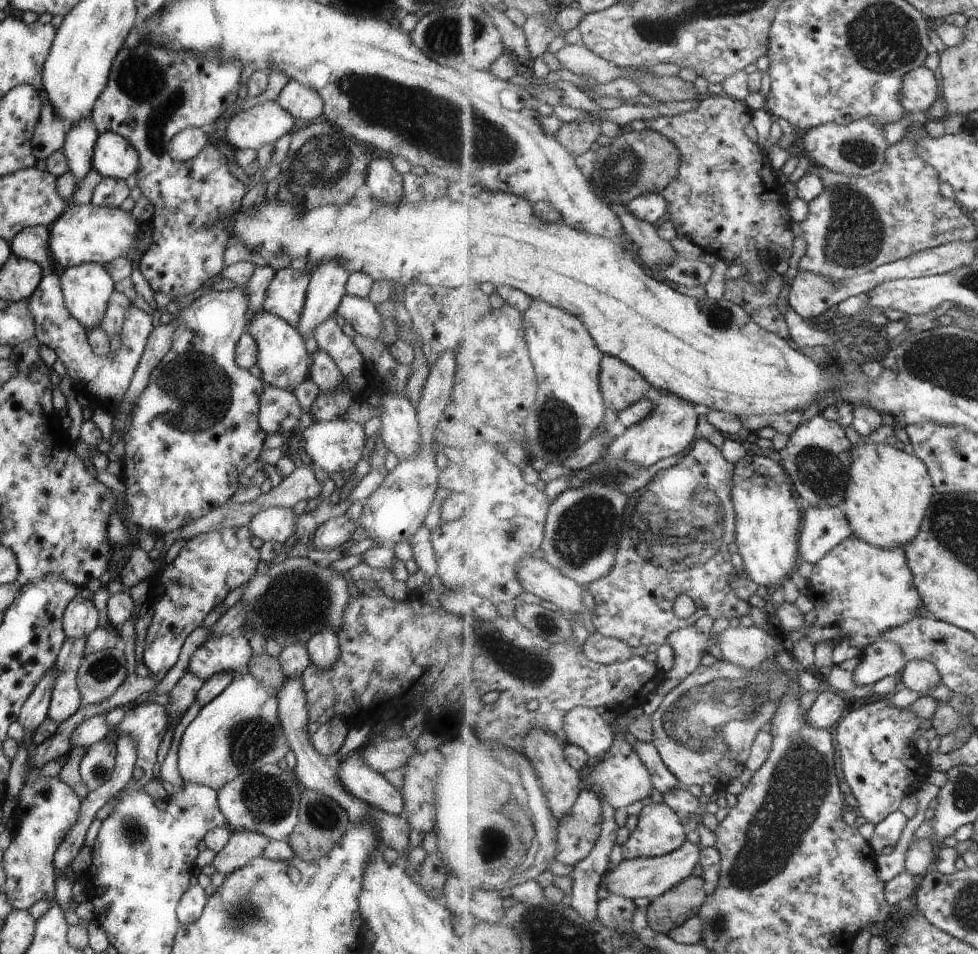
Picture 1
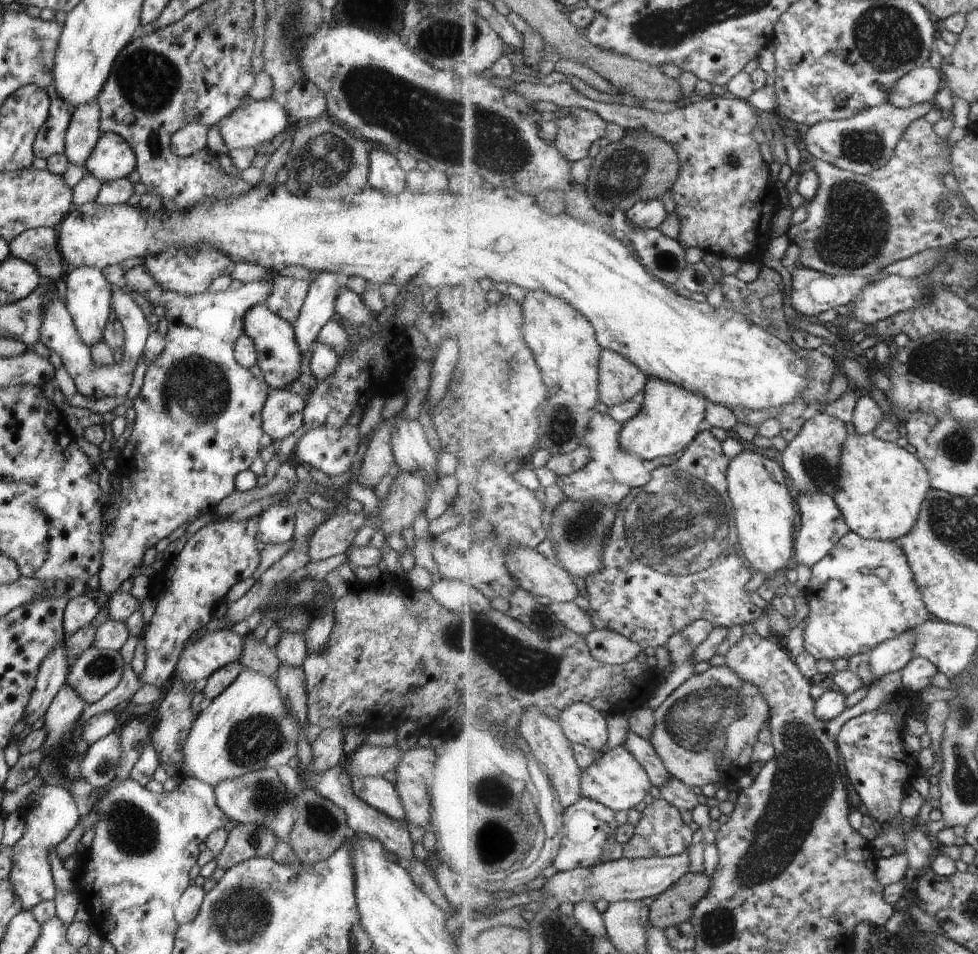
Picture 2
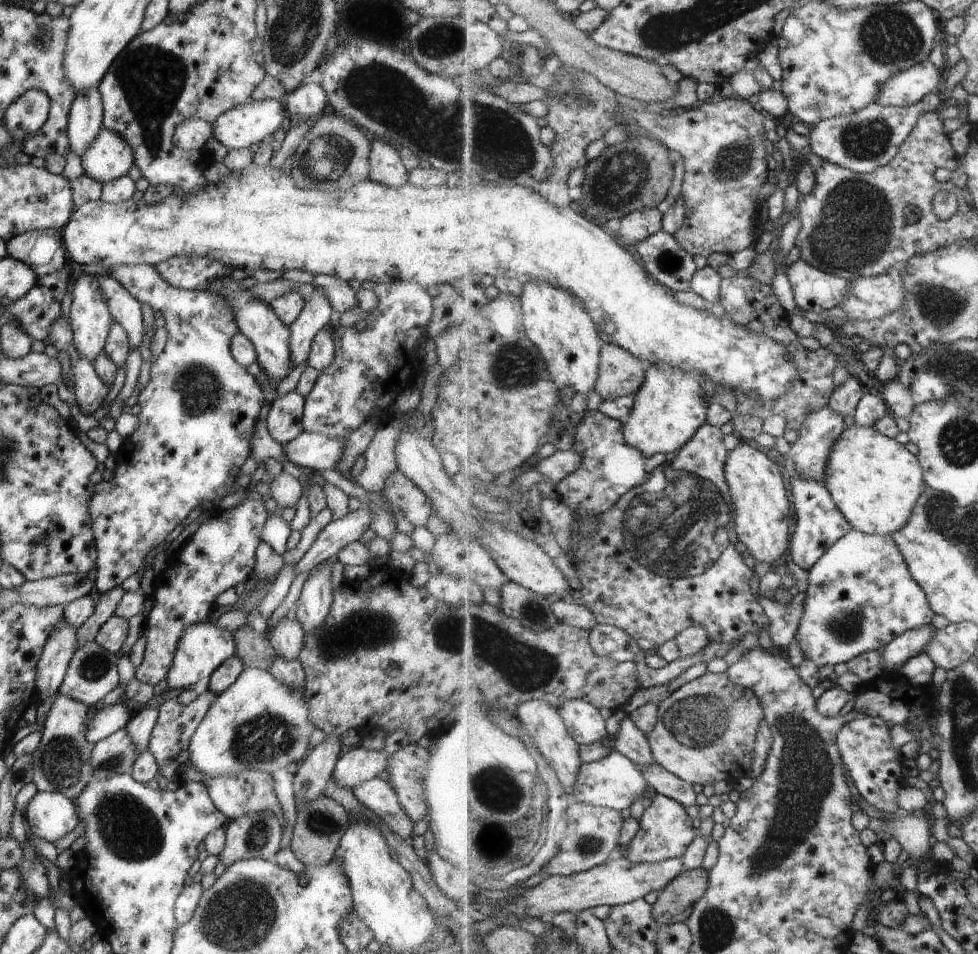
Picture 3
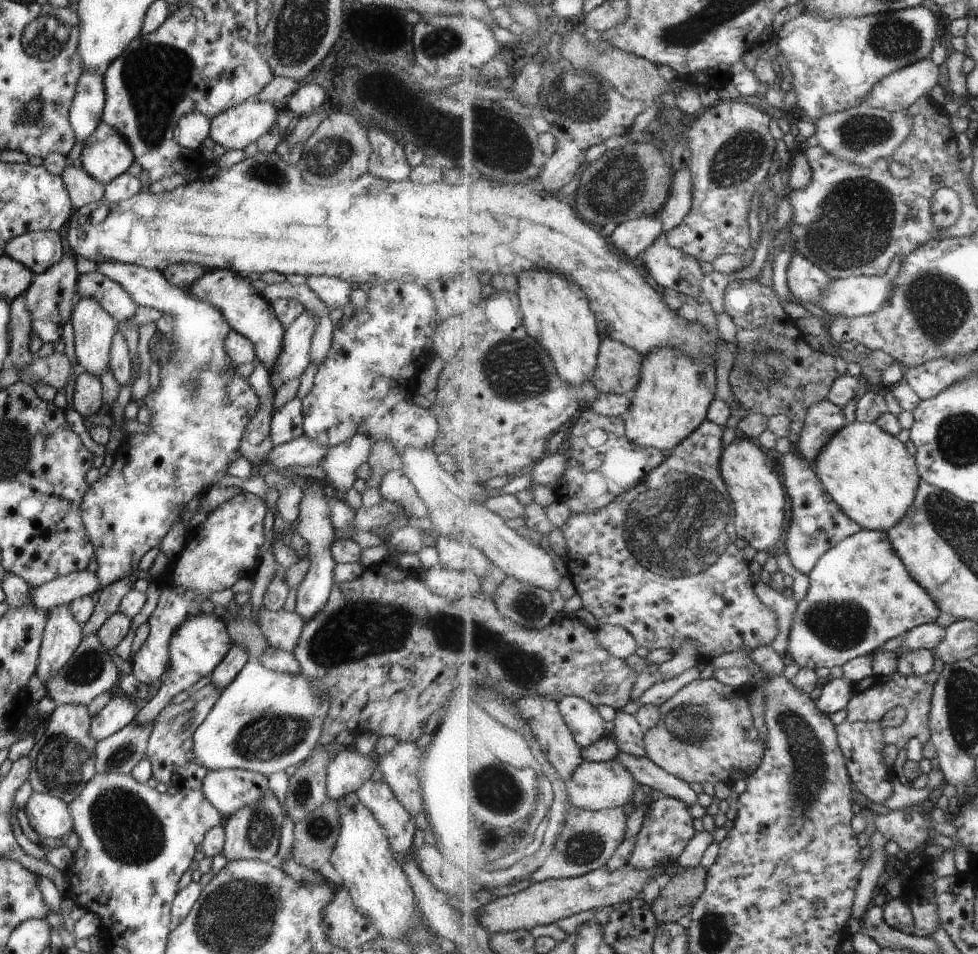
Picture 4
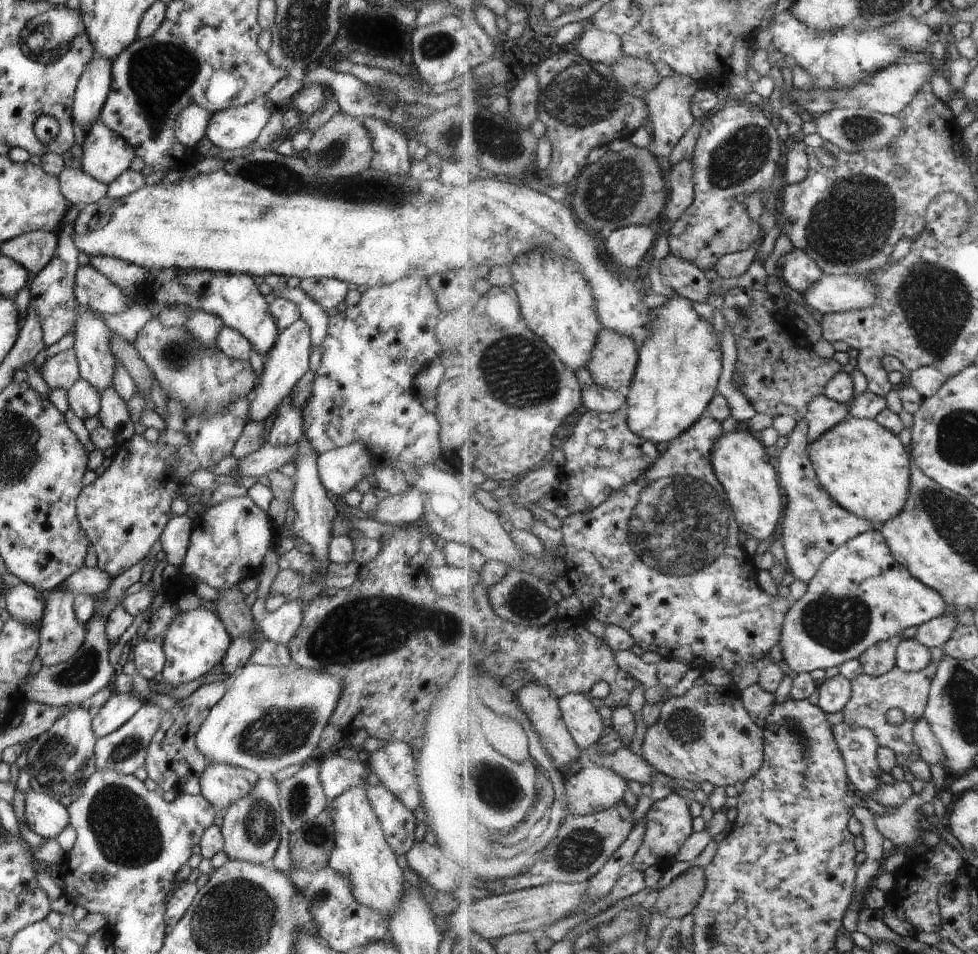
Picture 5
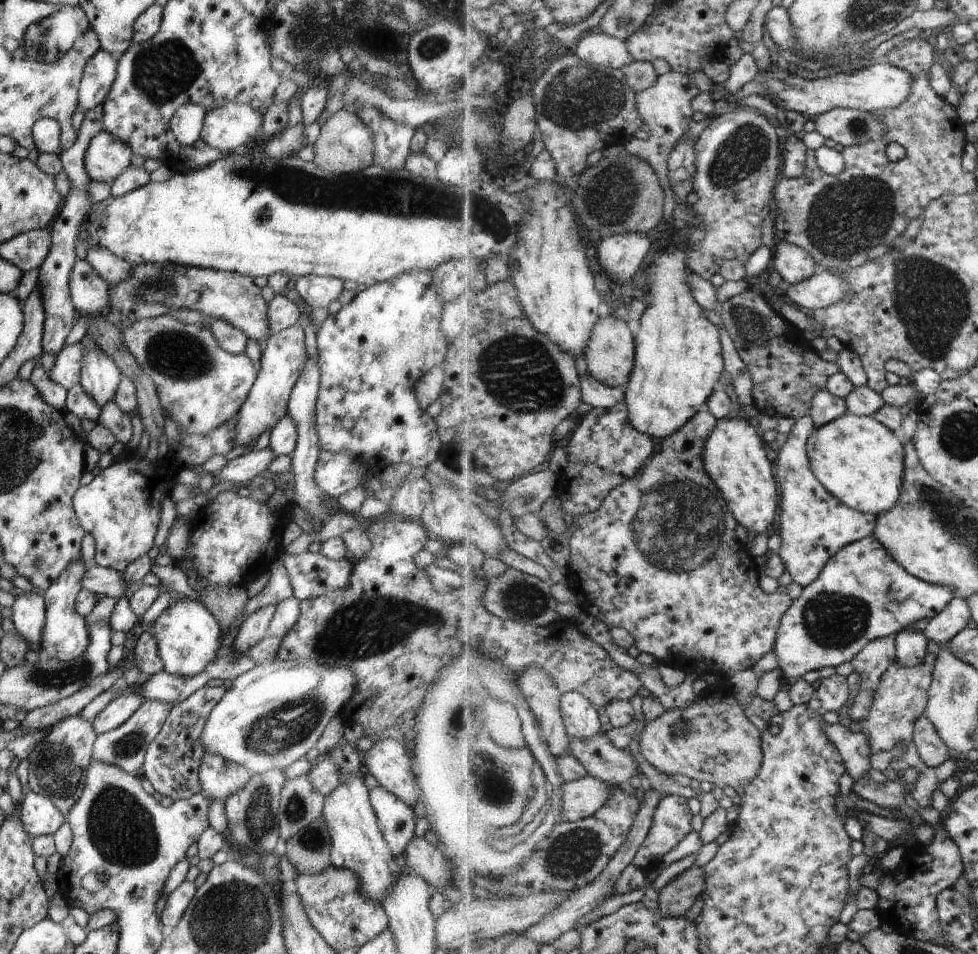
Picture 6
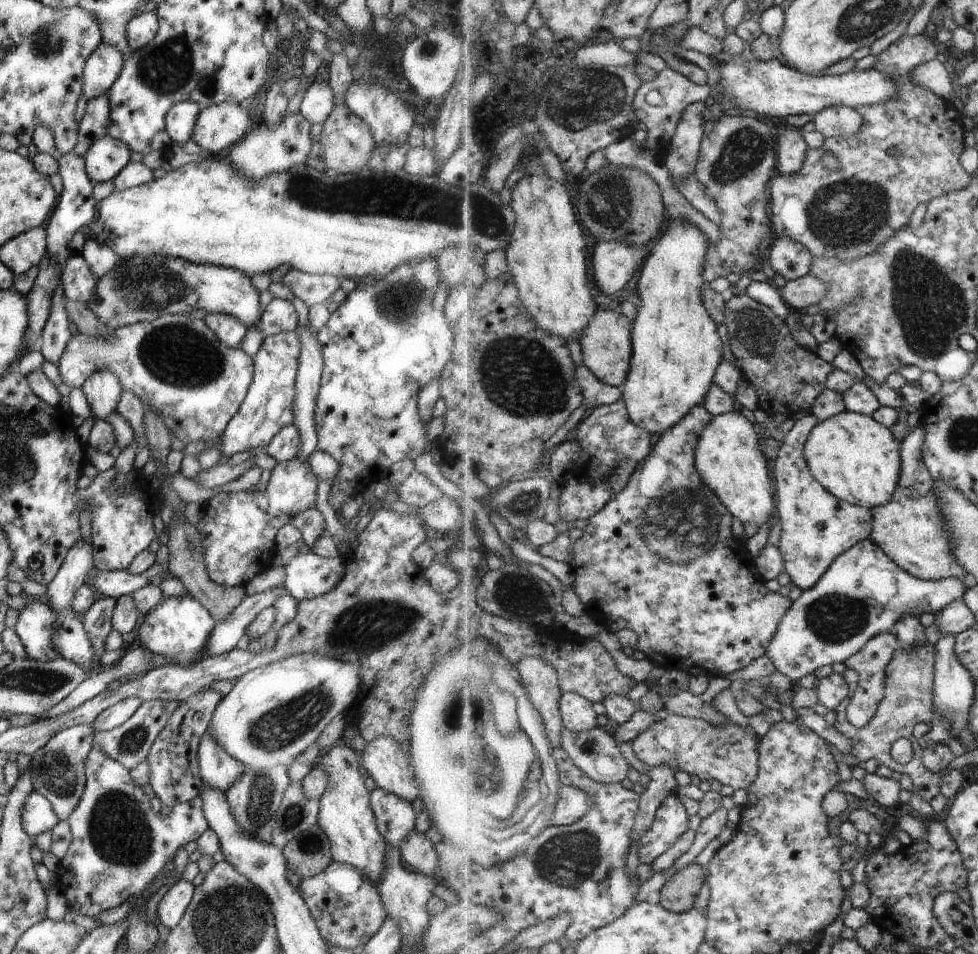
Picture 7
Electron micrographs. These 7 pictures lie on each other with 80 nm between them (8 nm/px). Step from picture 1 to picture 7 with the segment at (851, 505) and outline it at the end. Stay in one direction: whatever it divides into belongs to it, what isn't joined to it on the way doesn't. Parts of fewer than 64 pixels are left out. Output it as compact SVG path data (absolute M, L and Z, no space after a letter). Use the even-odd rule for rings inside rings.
M847 409L813 429L804 453L813 476L827 490L837 498L872 510L888 503L896 493L902 469L901 445L892 430L872 415Z

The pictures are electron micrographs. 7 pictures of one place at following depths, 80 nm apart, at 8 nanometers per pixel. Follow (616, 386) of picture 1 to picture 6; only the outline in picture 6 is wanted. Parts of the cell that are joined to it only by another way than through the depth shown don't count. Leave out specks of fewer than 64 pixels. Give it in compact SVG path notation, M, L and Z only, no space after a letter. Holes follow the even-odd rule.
M605 312L592 332L591 341L583 354L587 370L605 386L625 388L636 366L636 340L623 320Z

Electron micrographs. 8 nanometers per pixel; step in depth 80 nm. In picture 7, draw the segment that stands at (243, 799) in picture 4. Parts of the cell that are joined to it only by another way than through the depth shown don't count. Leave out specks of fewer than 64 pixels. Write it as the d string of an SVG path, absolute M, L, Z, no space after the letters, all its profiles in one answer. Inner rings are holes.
M205 729L198 744L198 765L200 777L205 787L213 787L225 792L241 773L247 769L246 764L230 757L221 745Z

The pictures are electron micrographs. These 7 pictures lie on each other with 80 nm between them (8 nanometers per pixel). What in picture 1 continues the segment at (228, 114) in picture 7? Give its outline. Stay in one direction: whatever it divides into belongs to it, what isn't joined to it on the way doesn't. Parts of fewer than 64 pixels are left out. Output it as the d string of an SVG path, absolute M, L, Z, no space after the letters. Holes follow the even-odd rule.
M265 101L229 117L223 126L224 137L233 150L257 150L281 135L291 133L293 119L277 101Z

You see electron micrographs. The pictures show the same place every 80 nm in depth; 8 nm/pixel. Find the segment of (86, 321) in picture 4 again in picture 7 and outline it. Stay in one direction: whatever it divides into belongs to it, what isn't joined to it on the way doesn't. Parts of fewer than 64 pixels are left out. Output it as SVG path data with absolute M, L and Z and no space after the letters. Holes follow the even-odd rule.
M99 369L91 373L82 384L90 412L94 419L104 420L116 410L122 388L118 380L108 369Z

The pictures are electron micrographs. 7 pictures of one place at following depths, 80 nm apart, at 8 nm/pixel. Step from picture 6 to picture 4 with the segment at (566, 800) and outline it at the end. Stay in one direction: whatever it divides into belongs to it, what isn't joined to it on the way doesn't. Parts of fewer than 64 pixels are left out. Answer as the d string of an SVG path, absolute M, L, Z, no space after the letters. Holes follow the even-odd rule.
M593 756L588 761L580 764L580 768L573 773L567 781L567 792L571 797L571 802L575 807L586 811L602 811L622 807L629 802L633 796L633 788L640 785L629 769L619 761L603 761Z

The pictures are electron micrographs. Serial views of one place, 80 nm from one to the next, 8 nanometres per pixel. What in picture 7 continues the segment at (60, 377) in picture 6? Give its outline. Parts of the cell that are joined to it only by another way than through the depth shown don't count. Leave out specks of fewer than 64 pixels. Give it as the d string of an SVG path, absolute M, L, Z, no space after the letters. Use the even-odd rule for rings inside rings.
M173 313L114 328L108 337L81 334L71 337L56 368L69 388L81 388L91 373L108 369L118 380L122 390L129 391L145 405L150 405L170 434L185 446L197 441L212 441L220 436L251 384L253 363L252 358L238 346L228 347L219 342L203 319L189 319L186 314Z

